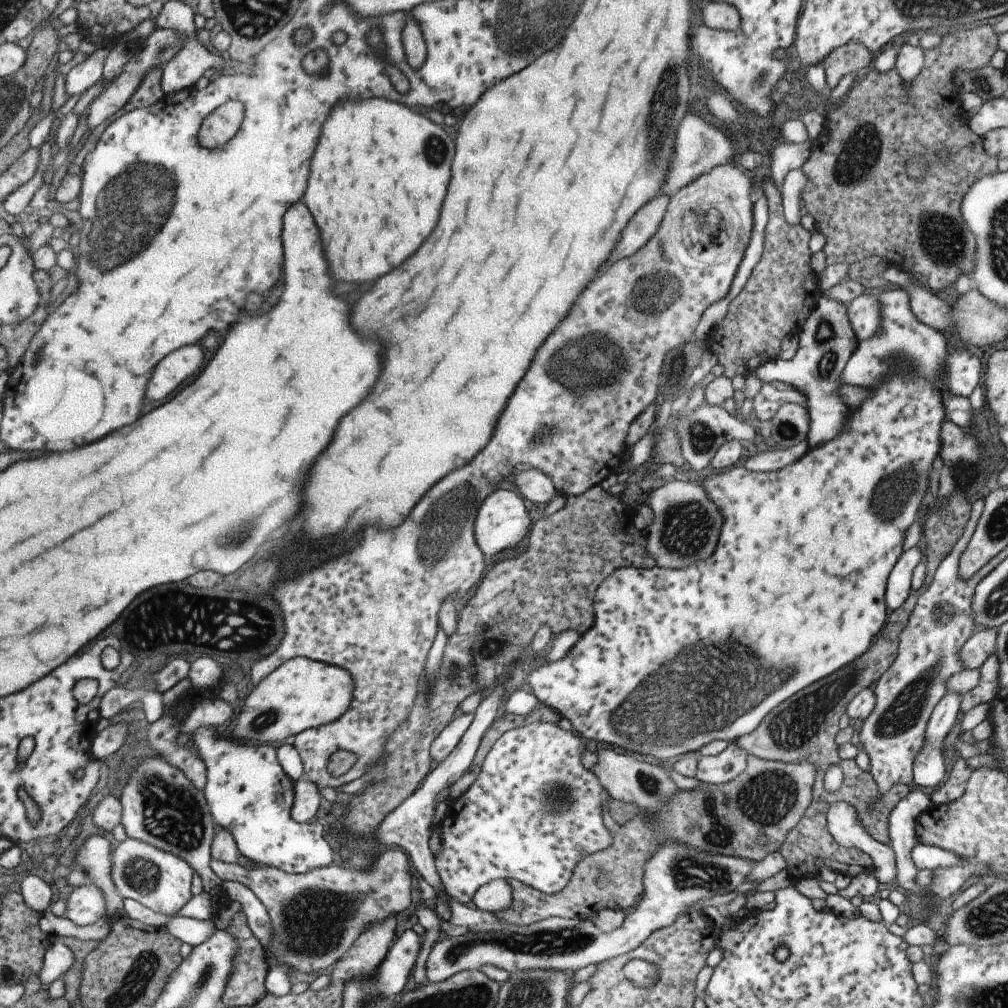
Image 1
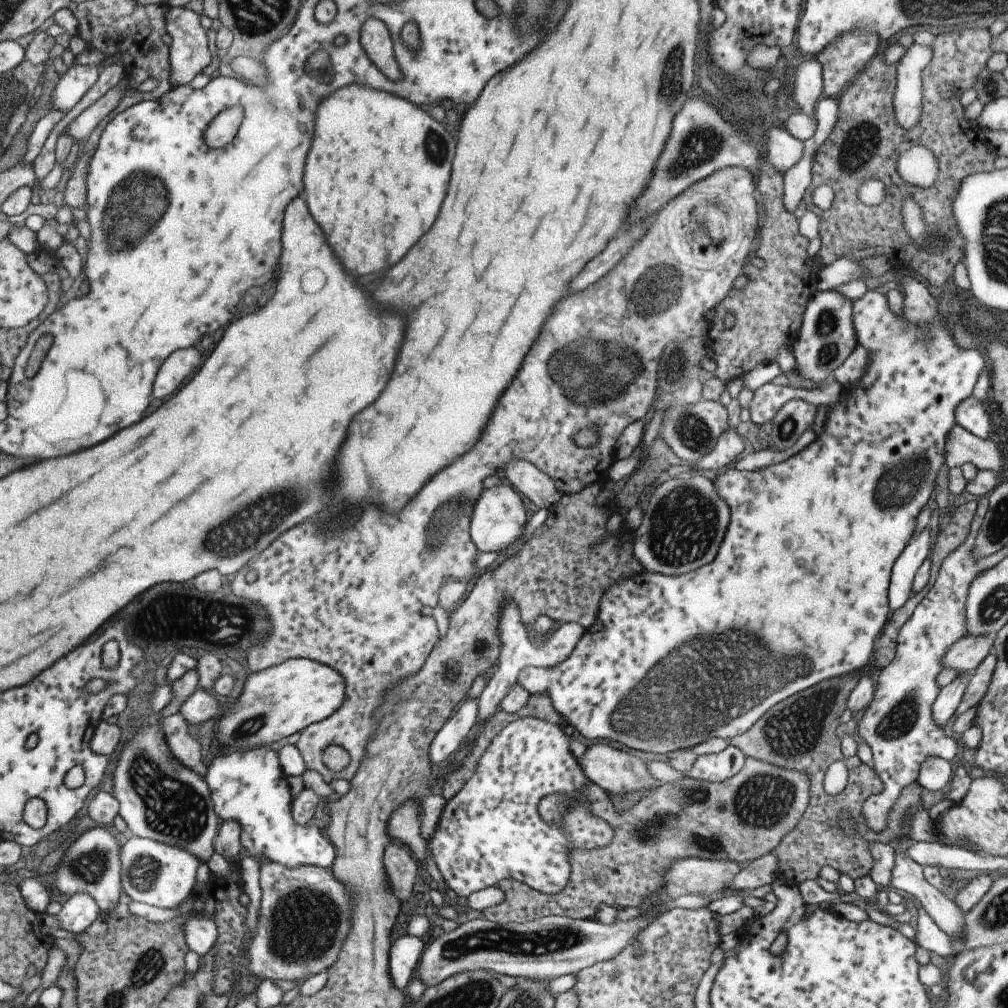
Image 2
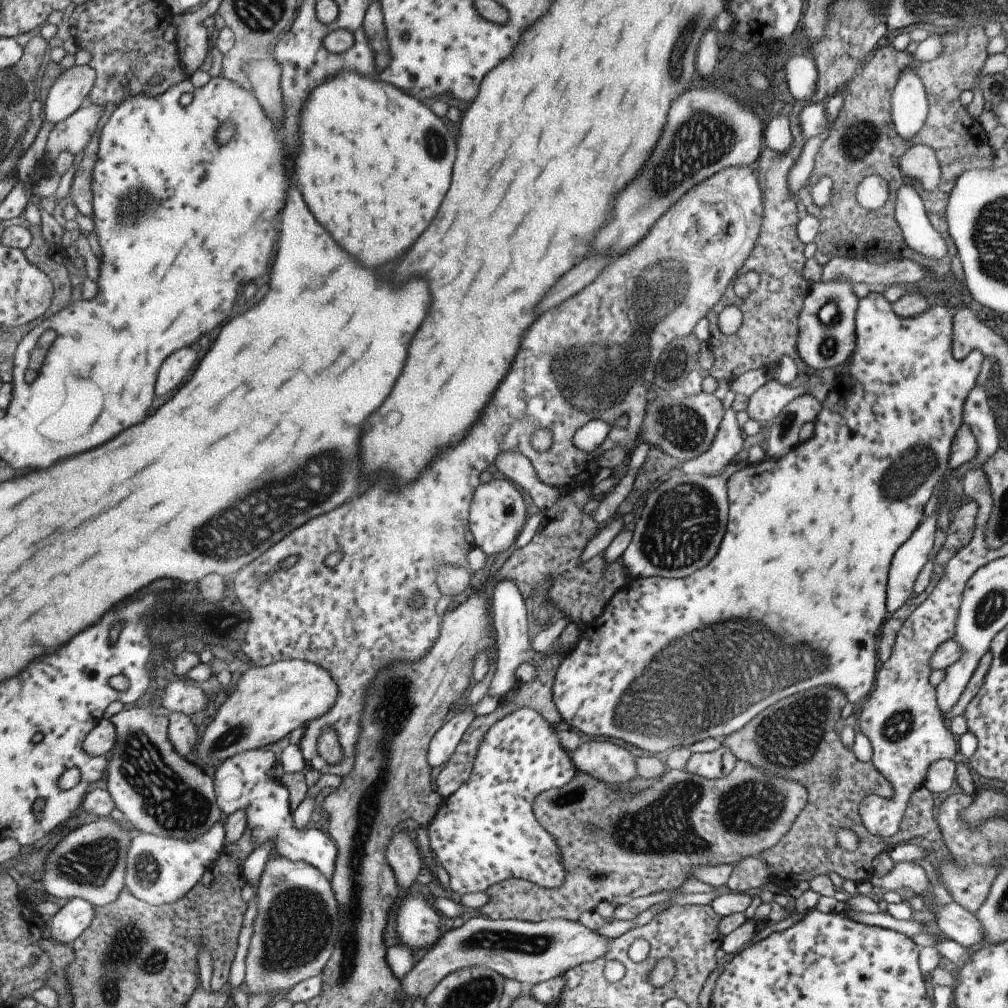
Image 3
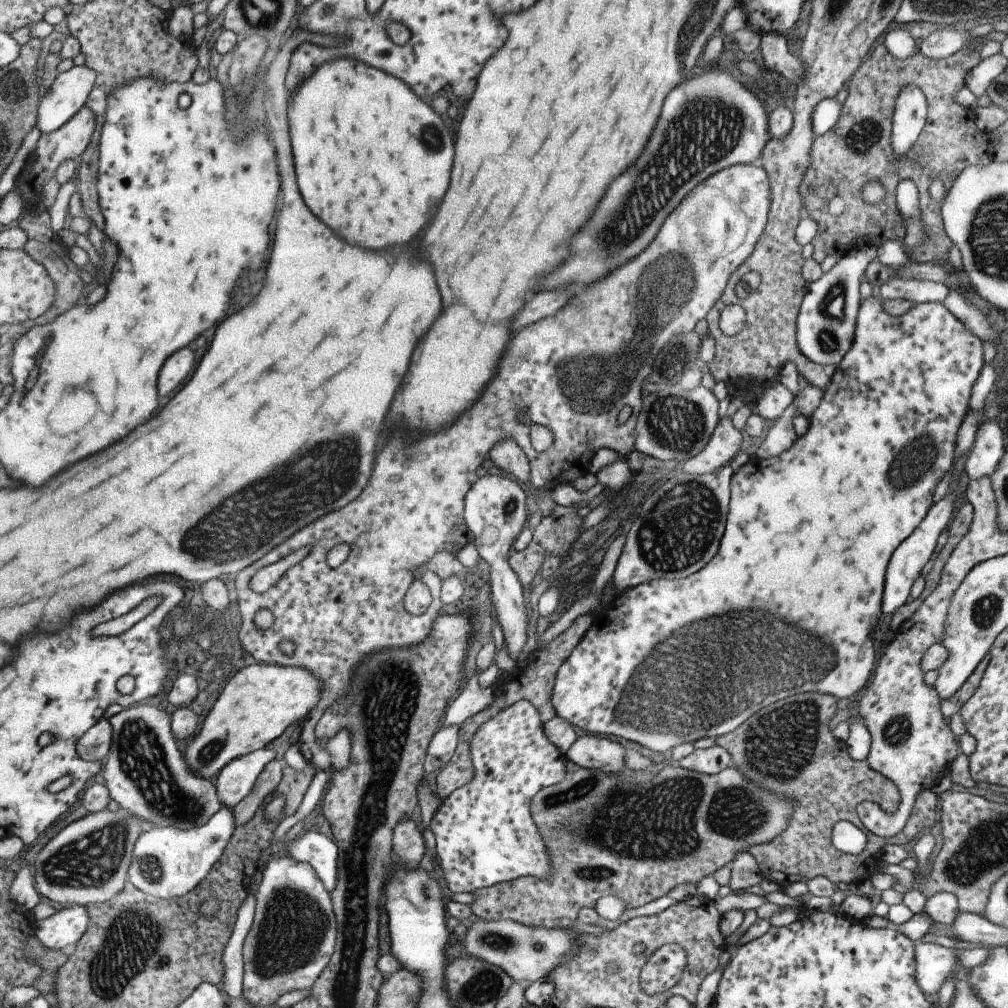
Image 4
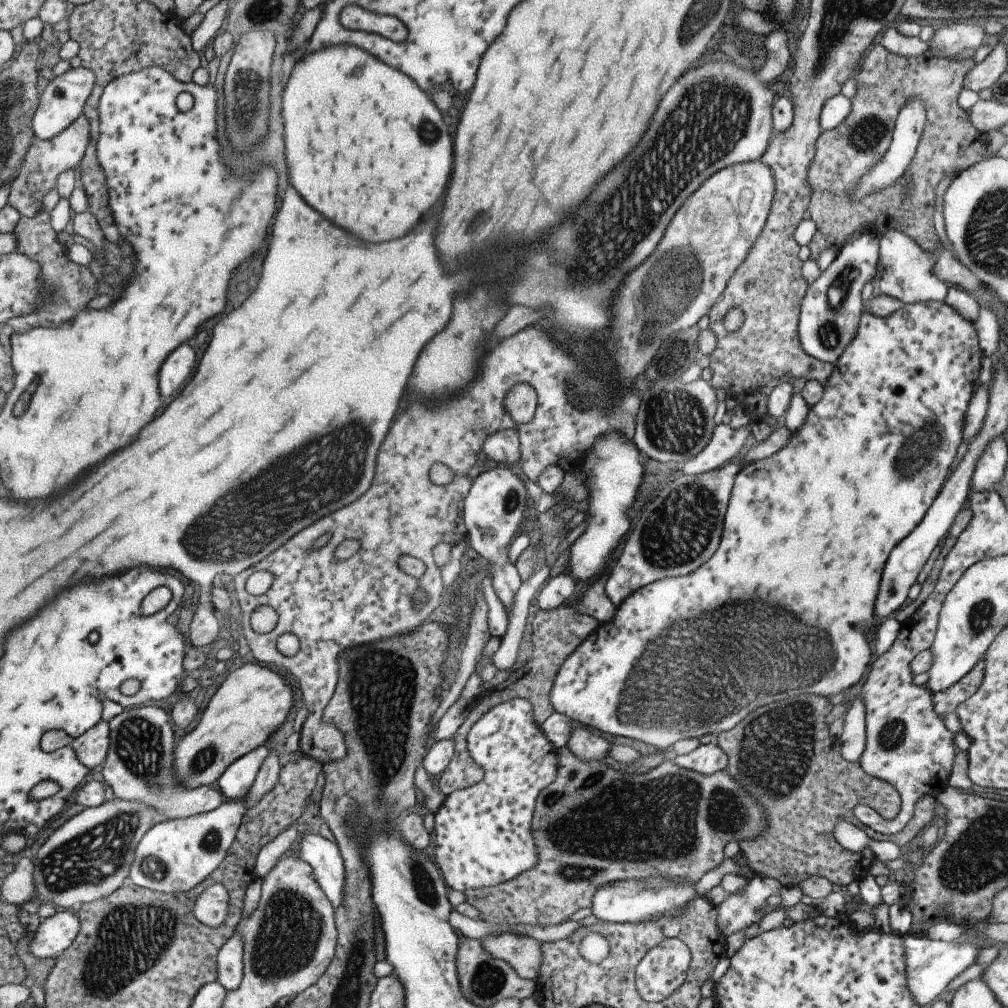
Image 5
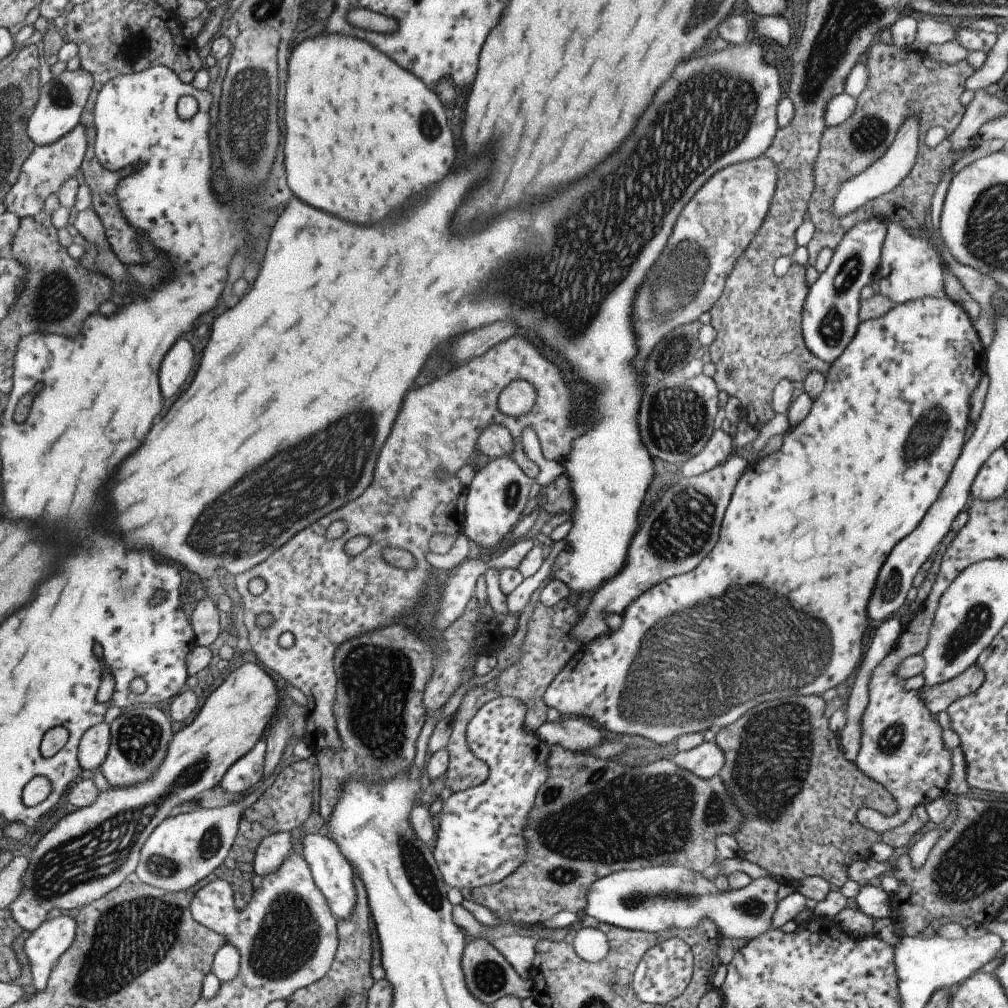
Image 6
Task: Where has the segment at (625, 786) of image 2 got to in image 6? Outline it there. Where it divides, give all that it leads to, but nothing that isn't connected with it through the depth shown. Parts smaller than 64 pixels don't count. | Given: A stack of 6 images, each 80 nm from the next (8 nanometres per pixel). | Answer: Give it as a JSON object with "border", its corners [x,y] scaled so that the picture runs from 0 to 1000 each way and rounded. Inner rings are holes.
{"border":[[[558,711],[551,718],[541,716],[531,728],[544,739],[555,739],[569,747],[585,745],[599,736],[588,715],[582,711]]]}

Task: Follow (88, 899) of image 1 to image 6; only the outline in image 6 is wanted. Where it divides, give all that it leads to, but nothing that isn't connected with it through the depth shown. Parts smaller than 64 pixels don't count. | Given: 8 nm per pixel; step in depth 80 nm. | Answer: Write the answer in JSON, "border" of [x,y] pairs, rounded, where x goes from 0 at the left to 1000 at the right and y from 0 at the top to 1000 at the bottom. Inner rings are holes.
{"border":[[[63,907],[47,912],[26,934],[23,938],[31,958],[33,978],[41,984],[47,980],[53,959],[66,944],[76,931],[75,910]]]}

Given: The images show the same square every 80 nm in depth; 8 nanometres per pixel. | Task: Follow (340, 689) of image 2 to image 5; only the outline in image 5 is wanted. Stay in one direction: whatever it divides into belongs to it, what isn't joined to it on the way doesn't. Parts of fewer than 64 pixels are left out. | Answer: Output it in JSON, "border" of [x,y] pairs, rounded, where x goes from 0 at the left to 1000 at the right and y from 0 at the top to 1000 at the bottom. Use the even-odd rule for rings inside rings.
{"border":[[[260,658],[239,660],[208,694],[196,719],[174,743],[175,773],[187,783],[215,780],[217,771],[240,750],[260,741],[287,712],[293,687],[279,669]]]}

